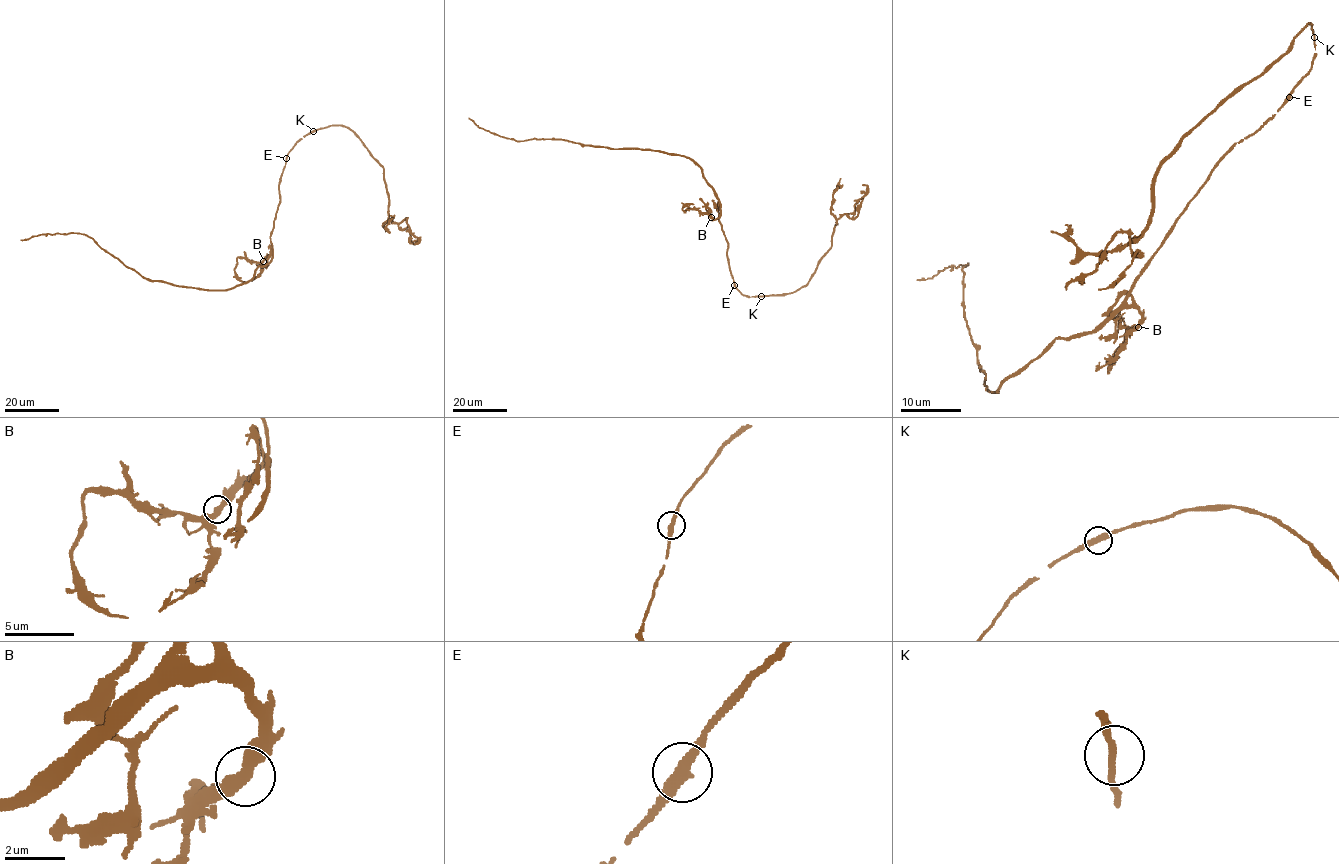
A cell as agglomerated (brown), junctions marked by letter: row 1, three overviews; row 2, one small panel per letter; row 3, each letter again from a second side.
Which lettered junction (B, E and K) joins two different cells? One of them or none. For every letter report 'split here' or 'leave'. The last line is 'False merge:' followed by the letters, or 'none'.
B: leave
E: leave
K: leave
False merge: none

